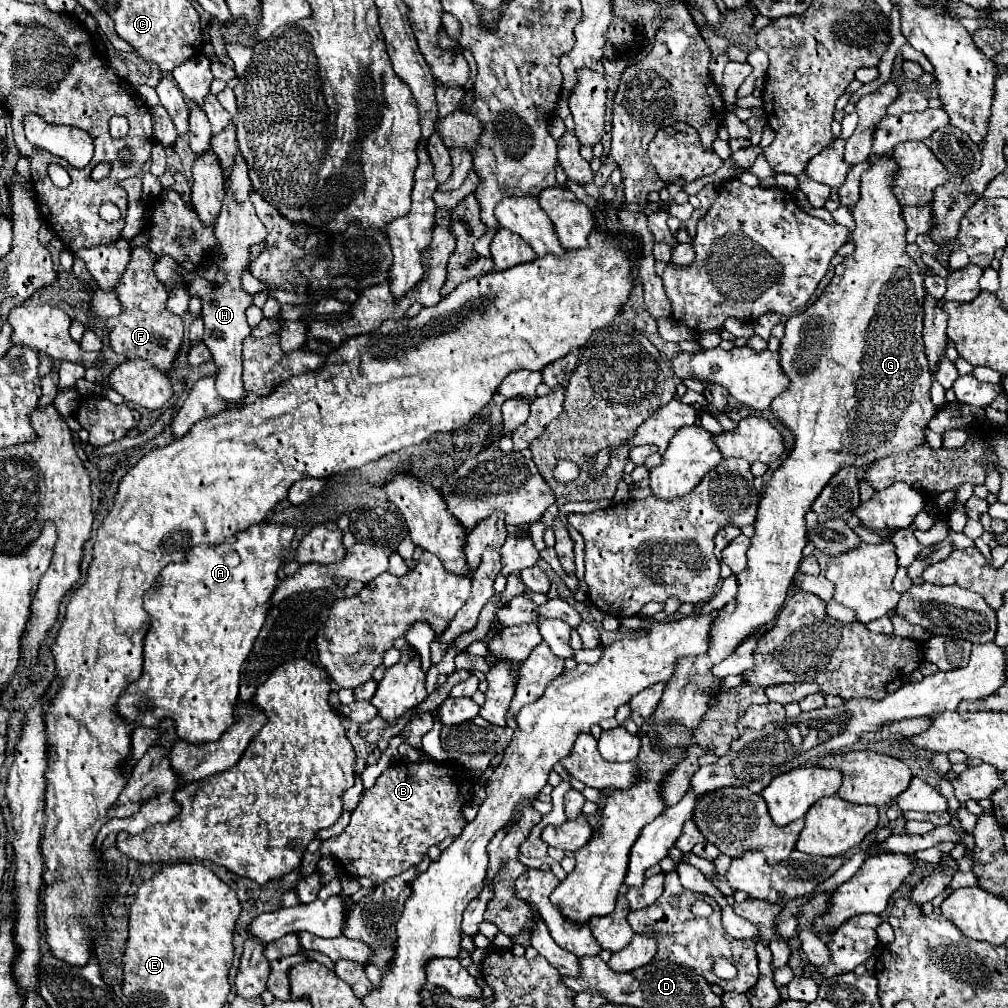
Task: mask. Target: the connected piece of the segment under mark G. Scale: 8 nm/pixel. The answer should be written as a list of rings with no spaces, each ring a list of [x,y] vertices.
[[[890,153],[886,155],[880,155],[876,161],[868,161],[870,167],[862,173],[862,185],[860,185],[860,201],[856,203],[854,207],[854,221],[856,221],[856,229],[852,231],[852,243],[856,245],[854,253],[850,257],[844,257],[844,261],[836,267],[836,273],[832,277],[832,281],[828,283],[828,287],[822,291],[822,295],[802,313],[798,315],[792,315],[786,319],[786,335],[782,337],[782,345],[780,345],[780,363],[782,363],[782,369],[784,373],[788,375],[790,379],[790,387],[778,395],[774,401],[772,401],[772,411],[774,415],[796,435],[796,443],[794,443],[794,449],[792,453],[788,455],[788,459],[772,473],[768,485],[766,485],[766,493],[762,495],[762,501],[760,501],[760,507],[758,507],[758,515],[756,515],[756,523],[754,523],[754,537],[750,539],[752,545],[748,549],[748,555],[750,555],[750,563],[748,567],[736,575],[736,581],[738,581],[738,593],[736,597],[726,603],[718,615],[714,617],[712,621],[712,629],[710,629],[710,647],[706,651],[706,655],[690,655],[686,659],[678,659],[678,667],[672,675],[672,679],[666,683],[666,689],[664,689],[664,695],[662,695],[662,703],[658,703],[658,715],[654,715],[654,719],[666,719],[666,723],[678,723],[678,725],[684,725],[686,729],[690,729],[692,733],[696,731],[696,727],[700,725],[702,721],[702,715],[714,707],[716,703],[716,695],[722,691],[722,679],[714,679],[714,675],[710,675],[712,667],[718,665],[722,659],[726,659],[730,653],[736,651],[736,647],[740,647],[758,627],[762,625],[772,625],[778,611],[782,609],[782,603],[786,599],[786,593],[788,593],[788,587],[798,571],[798,565],[802,561],[802,549],[806,547],[806,519],[804,515],[810,511],[814,499],[820,495],[822,487],[830,481],[830,477],[842,469],[842,467],[870,467],[870,463],[882,459],[882,457],[888,457],[890,453],[898,453],[898,451],[910,451],[918,445],[922,445],[926,439],[924,439],[924,427],[928,425],[928,421],[936,415],[936,409],[930,401],[930,385],[932,385],[932,373],[928,369],[928,361],[926,361],[926,355],[924,355],[924,343],[922,343],[922,317],[924,317],[924,311],[922,311],[922,301],[924,301],[924,275],[922,271],[918,269],[918,265],[914,263],[914,259],[904,251],[906,249],[906,223],[902,219],[902,207],[896,199],[896,195],[892,193],[892,183],[894,183],[894,175],[898,173],[898,165],[896,161],[892,159]]]

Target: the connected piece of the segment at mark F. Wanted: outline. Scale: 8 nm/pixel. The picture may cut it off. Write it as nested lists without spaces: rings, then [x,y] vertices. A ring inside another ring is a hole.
[[[134,247],[130,255],[130,263],[122,273],[120,283],[114,287],[114,293],[120,299],[122,313],[110,321],[106,321],[106,335],[110,341],[110,349],[114,353],[124,355],[126,359],[146,359],[154,363],[164,373],[174,371],[174,361],[182,347],[182,317],[170,313],[166,309],[166,287],[156,279],[152,265],[156,255],[148,247]]]

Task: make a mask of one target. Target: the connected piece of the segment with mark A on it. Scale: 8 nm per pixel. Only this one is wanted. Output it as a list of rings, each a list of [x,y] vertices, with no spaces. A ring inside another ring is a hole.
[[[260,523],[238,535],[234,543],[192,547],[184,563],[170,563],[162,569],[156,587],[150,589],[144,599],[144,607],[150,615],[150,631],[144,643],[144,671],[142,677],[120,695],[116,703],[120,719],[148,729],[158,729],[164,719],[172,719],[178,737],[192,745],[216,741],[228,731],[234,723],[232,711],[238,699],[240,667],[266,621],[268,601],[278,581],[276,573],[290,561],[292,537],[294,529],[290,525]]]

